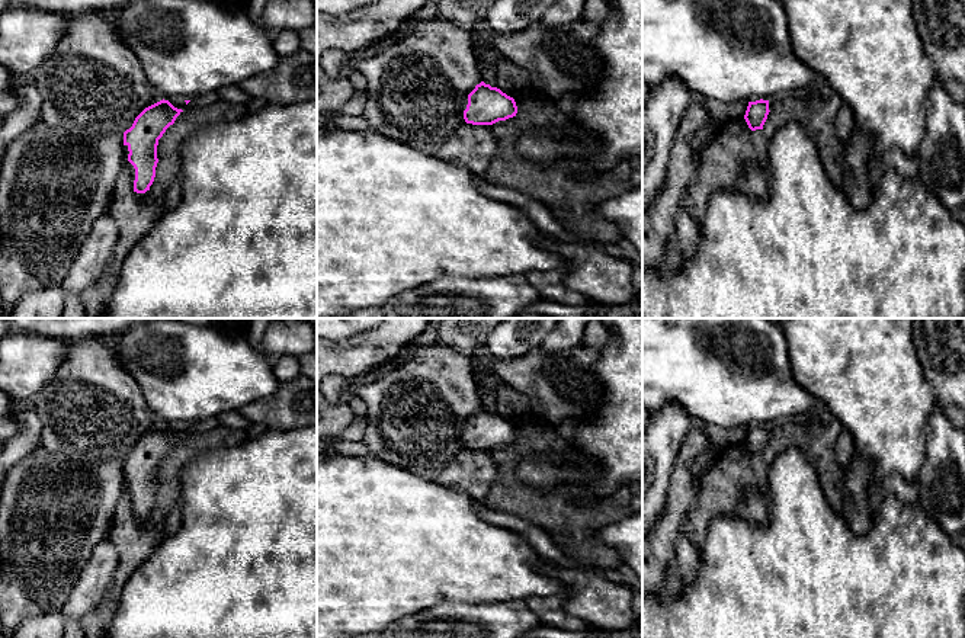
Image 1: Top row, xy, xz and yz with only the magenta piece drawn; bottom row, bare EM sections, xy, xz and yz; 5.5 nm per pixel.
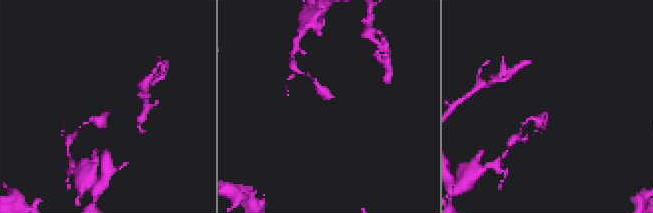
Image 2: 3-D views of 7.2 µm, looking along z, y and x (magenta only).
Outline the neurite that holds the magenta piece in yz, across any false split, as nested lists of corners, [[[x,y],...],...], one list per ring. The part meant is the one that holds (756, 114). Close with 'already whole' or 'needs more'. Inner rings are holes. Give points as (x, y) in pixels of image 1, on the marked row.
[[[769,100],[748,102],[744,119],[751,131],[763,129],[769,115]]]; already whole

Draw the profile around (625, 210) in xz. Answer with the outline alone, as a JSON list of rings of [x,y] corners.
[[[642,186],[602,201],[596,211],[615,222],[642,256]]]

